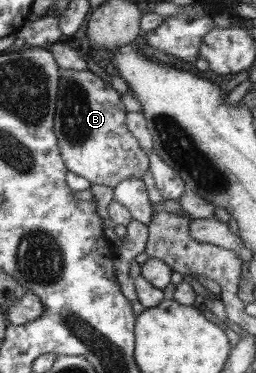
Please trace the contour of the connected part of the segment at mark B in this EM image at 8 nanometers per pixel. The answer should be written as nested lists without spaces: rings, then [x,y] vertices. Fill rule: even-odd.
[[[60,70],[59,106],[55,117],[57,146],[62,159],[72,173],[88,179],[93,185],[106,185],[115,188],[120,182],[130,178],[141,178],[149,169],[149,157],[140,147],[138,140],[126,125],[126,109],[120,105],[118,91],[104,83],[92,70]]]

